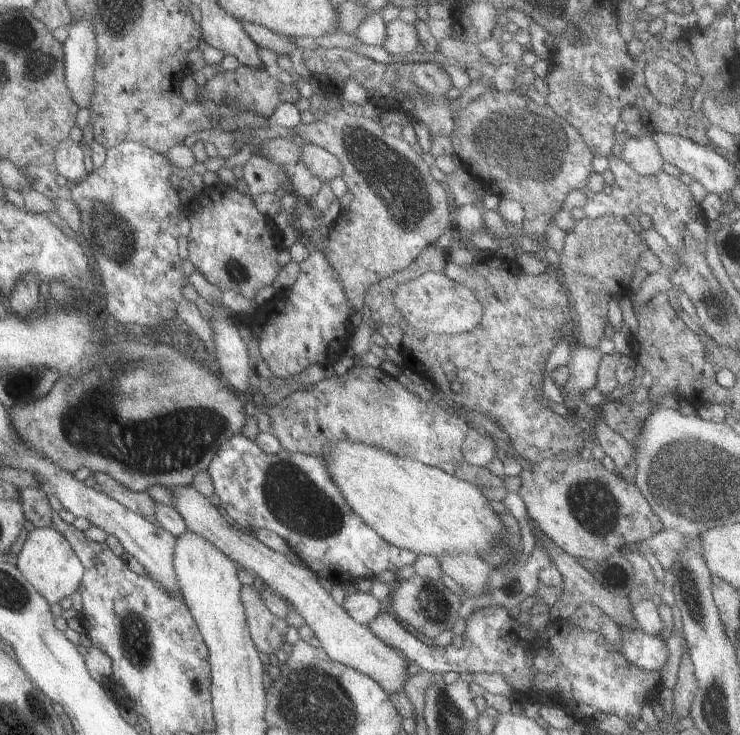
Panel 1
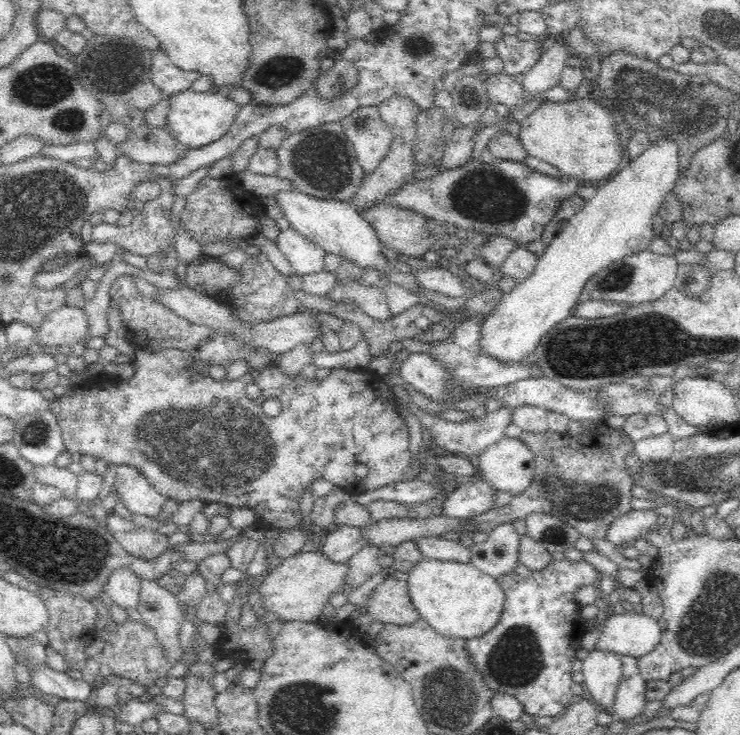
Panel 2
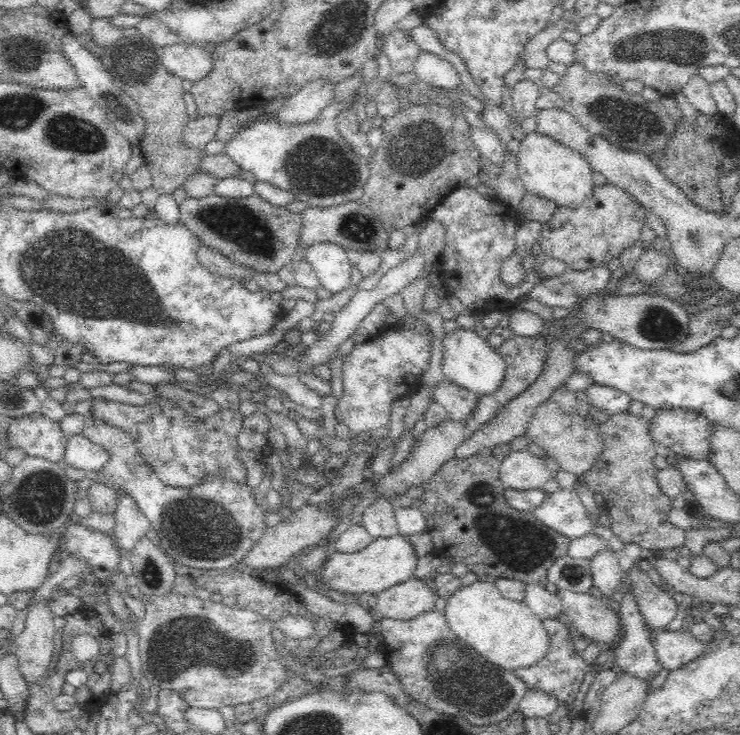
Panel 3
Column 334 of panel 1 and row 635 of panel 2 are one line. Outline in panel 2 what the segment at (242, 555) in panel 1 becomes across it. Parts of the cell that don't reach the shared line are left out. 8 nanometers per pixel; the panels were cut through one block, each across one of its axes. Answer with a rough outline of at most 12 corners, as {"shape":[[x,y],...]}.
{"shape":[[644,613],[609,614],[598,649],[642,658],[660,644]]}

